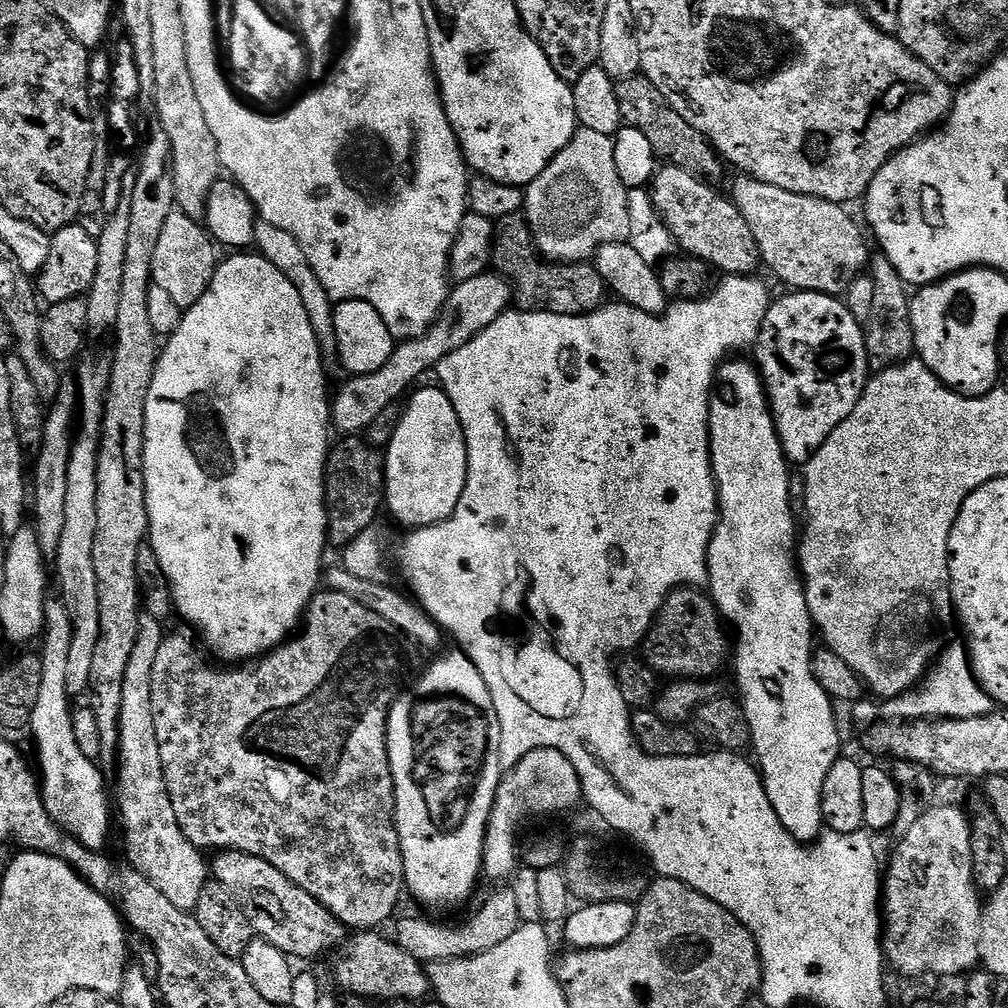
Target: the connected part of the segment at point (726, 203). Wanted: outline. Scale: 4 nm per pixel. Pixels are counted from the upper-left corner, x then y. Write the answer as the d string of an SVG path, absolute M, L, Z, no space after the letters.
M671 164L663 165L650 182L650 193L652 202L665 226L671 232L675 245L686 251L689 257L701 260L709 267L715 266L723 275L746 276L753 275L760 266L757 242L750 231L750 226L743 218L742 212L727 196L722 196L713 185L707 181L701 181L681 167L674 167Z

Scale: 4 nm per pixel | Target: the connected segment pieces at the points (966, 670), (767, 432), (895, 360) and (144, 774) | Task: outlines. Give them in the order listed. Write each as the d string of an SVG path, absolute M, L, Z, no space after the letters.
M945 643L928 675L910 692L885 699L883 715L888 718L951 718L961 720L971 716L985 716L994 710L994 701L972 672L968 649L963 643Z
M731 360L721 364L720 370L716 374L715 388L710 402L710 414L708 415L708 437L710 438L710 454L712 455L712 473L716 479L718 515L716 517L716 529L708 547L707 587L712 588L710 599L719 608L721 617L731 627L732 624L736 627L734 664L736 660L736 684L740 687L738 699L740 709L746 714L746 722L750 726L750 734L752 735L750 748L751 751L756 751L754 760L758 765L762 787L770 798L770 806L774 806L774 814L778 814L782 826L786 826L789 834L798 841L812 842L821 835L822 829L825 827L824 815L822 814L822 786L826 782L826 774L830 774L830 766L834 766L834 762L841 759L842 756L842 752L840 752L840 728L836 725L836 712L832 709L834 701L828 696L826 690L818 684L812 669L814 653L812 632L814 636L814 625L810 610L806 606L804 581L798 567L798 524L791 512L790 495L787 493L790 464L784 459L784 451L772 421L772 410L768 407L768 393L764 391L764 381L760 379L759 371L749 361L748 365L744 360Z
M883 254L871 257L870 275L874 282L874 307L871 308L870 318L866 321L864 341L868 351L869 369L877 373L913 359L916 343L914 342L909 285L904 283L898 270L894 270L894 266Z
M144 614L140 617L140 633L138 640L134 642L134 652L130 654L130 662L126 665L126 678L122 678L122 710L120 711L120 759L118 767L114 773L116 779L116 800L114 796L114 808L120 811L120 832L124 835L124 852L127 863L131 864L134 870L138 870L138 874L142 874L150 882L154 882L154 886L158 886L158 890L162 890L162 894L166 894L166 899L174 902L174 906L178 906L178 910L183 912L192 912L198 906L198 894L202 892L205 886L210 883L210 864L206 859L205 853L201 849L195 848L186 838L186 834L182 834L182 826L178 826L178 818L174 815L174 802L170 802L170 794L166 790L166 778L162 770L162 754L158 754L158 734L154 734L154 710L150 706L150 682L152 681L152 667L154 666L154 658L158 658L158 650L160 644L164 641L166 632L162 630L161 621L150 618Z

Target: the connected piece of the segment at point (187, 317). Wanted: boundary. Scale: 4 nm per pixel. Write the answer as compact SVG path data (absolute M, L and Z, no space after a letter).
M244 250L239 254L229 256L232 256L229 260L221 259L217 263L216 273L212 276L212 281L208 284L208 289L190 307L183 309L180 324L173 330L171 336L167 337L165 344L168 345L165 348L163 345L159 349L156 357L154 378L150 382L150 394L146 394L144 481L146 482L146 510L148 511L148 540L152 545L154 554L158 554L158 562L162 566L162 574L166 574L168 584L172 587L175 611L179 615L181 612L200 631L200 636L204 639L205 644L203 644L203 647L217 661L252 662L263 656L265 652L279 648L285 640L289 639L297 631L298 625L305 615L308 603L316 595L322 584L322 567L320 568L320 563L324 560L324 548L327 549L329 547L328 507L324 504L324 471L326 470L326 462L328 461L328 453L330 451L330 439L328 440L328 432L330 433L330 388L328 392L327 386L324 385L325 357L320 351L320 343L314 334L314 326L310 326L310 314L306 314L306 306L302 306L302 294L298 294L298 290L294 290L294 285L291 284L290 278L286 278L286 274L282 274L282 270L278 270L278 266L274 266L267 258L259 254L253 254L251 251Z

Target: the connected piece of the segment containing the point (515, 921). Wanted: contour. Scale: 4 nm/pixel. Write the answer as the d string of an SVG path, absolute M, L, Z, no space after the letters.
M500 886L484 900L484 905L465 922L461 928L451 928L448 924L435 924L432 920L423 920L420 916L401 915L395 921L394 939L398 947L406 950L410 958L423 962L425 965L435 960L463 960L465 956L477 956L486 950L494 950L494 946L506 942L514 930L521 926L518 914L517 899L511 887Z

